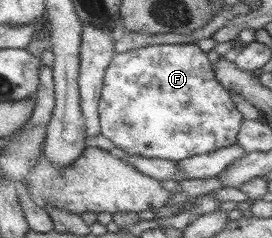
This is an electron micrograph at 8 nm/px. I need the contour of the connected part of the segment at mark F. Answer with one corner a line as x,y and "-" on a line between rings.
196,43
154,44
111,57
103,77
98,113
101,134
128,155
166,159
178,162
194,155
202,155
236,143
242,124
242,113
231,99
231,92
215,77
207,53

